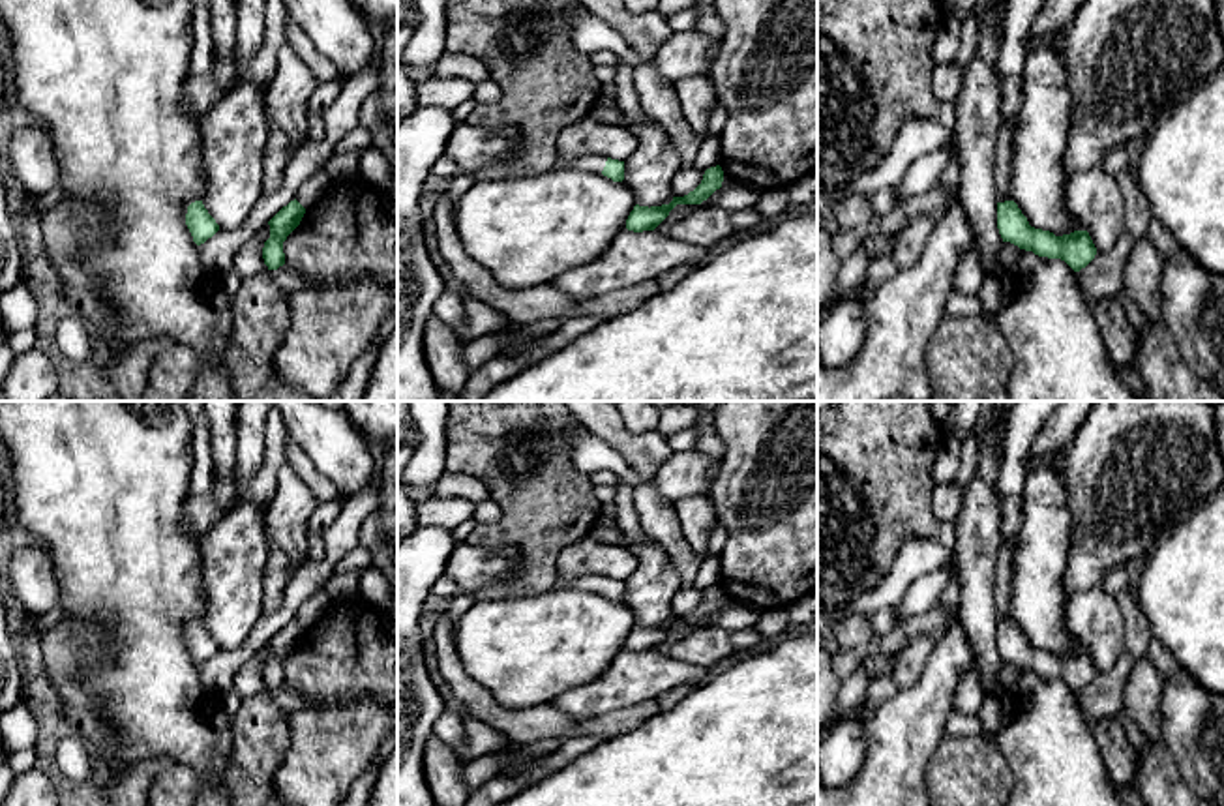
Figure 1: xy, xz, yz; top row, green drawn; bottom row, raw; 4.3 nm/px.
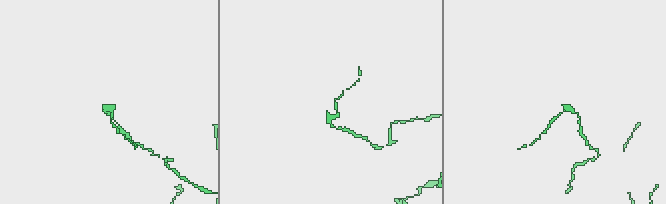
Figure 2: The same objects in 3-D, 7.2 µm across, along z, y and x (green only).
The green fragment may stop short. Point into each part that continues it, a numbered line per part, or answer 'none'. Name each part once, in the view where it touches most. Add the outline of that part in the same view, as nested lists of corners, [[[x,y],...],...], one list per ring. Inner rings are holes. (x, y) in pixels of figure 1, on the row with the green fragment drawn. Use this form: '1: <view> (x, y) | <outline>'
none

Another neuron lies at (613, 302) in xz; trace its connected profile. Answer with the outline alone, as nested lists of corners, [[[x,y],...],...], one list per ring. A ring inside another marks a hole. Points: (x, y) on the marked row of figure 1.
[[[656,279],[643,281],[583,300],[581,313],[590,317],[613,319],[624,311],[635,309],[641,302],[652,298],[658,292],[660,287]]]

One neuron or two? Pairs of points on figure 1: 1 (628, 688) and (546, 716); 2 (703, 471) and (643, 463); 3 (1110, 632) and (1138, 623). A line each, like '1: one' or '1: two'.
1: two
2: two
3: two

